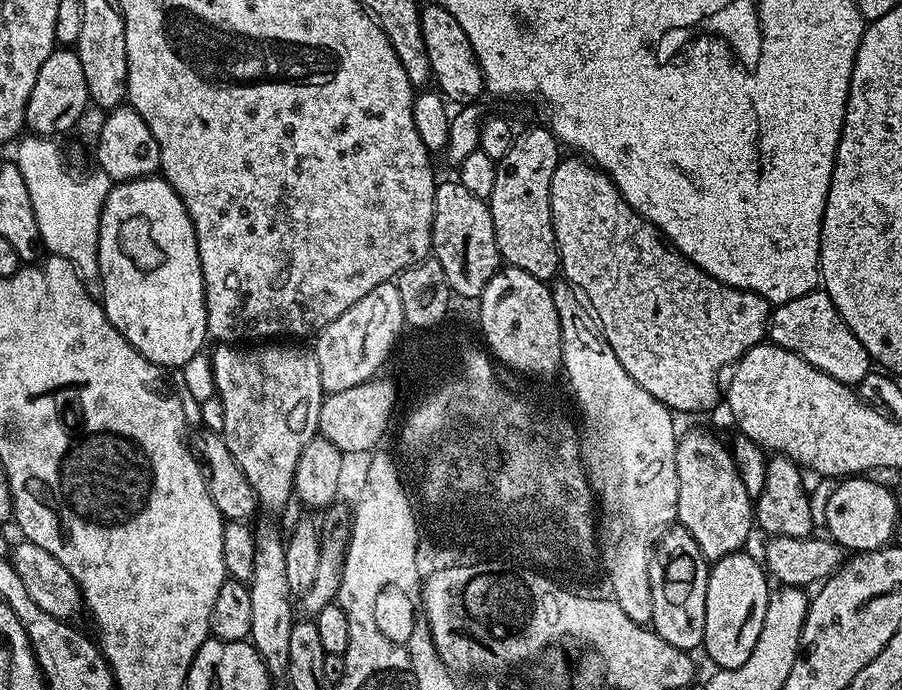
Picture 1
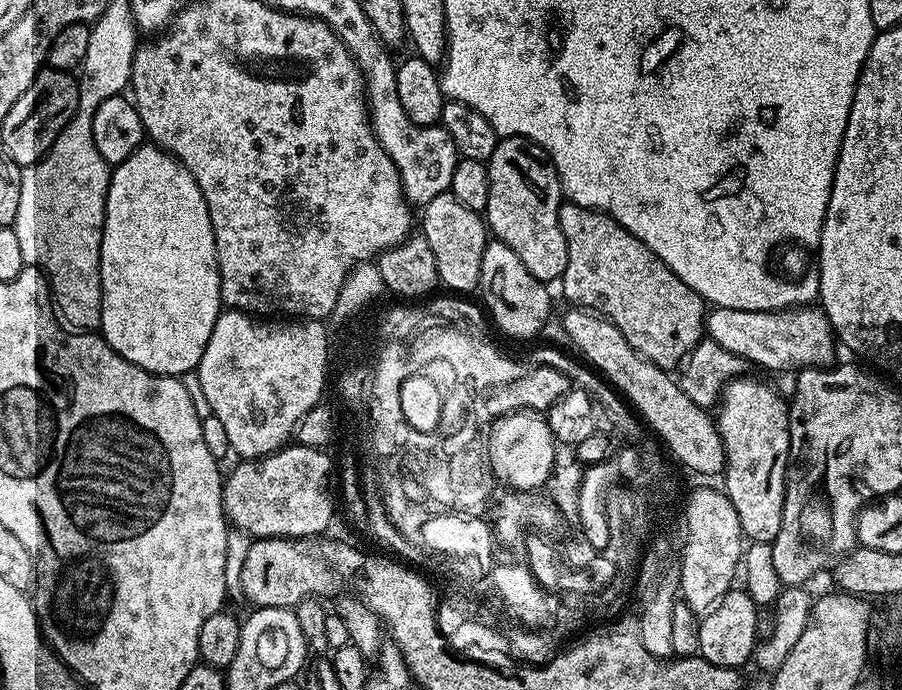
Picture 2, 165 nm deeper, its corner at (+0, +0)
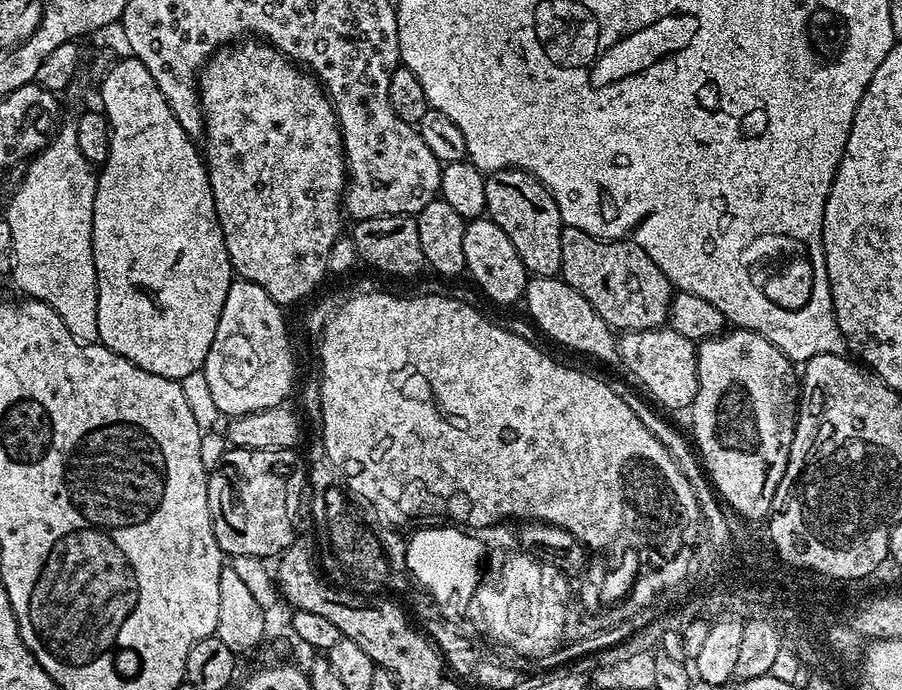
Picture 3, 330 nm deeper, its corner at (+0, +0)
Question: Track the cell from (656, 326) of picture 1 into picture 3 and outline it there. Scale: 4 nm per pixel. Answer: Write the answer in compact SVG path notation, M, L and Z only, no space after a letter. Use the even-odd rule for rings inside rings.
M561 227L562 279L594 306L614 330L637 332L667 325L674 289L668 276L631 240L599 240L577 228Z

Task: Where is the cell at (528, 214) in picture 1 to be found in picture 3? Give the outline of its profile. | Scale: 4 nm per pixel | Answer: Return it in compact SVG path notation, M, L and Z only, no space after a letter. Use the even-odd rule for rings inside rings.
M503 168L486 176L486 216L502 226L506 238L514 242L518 258L532 276L556 276L562 266L562 234L558 206L546 186L520 168Z

